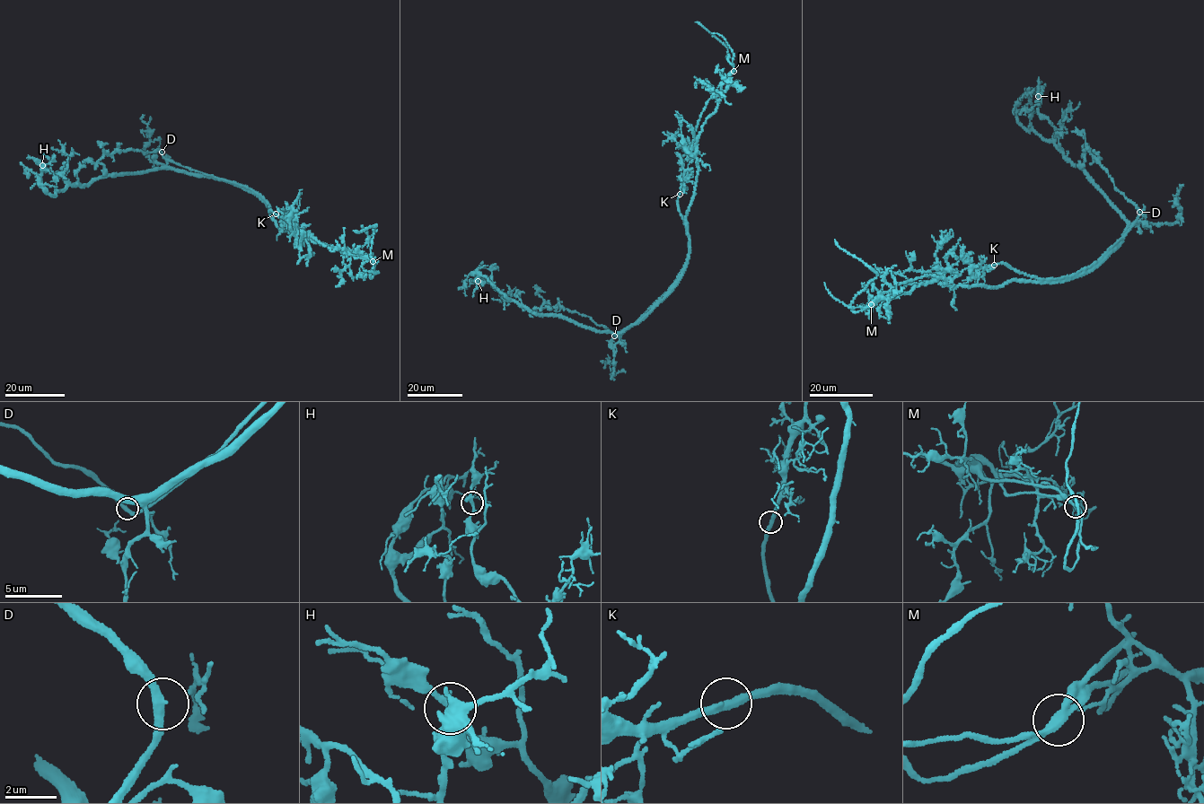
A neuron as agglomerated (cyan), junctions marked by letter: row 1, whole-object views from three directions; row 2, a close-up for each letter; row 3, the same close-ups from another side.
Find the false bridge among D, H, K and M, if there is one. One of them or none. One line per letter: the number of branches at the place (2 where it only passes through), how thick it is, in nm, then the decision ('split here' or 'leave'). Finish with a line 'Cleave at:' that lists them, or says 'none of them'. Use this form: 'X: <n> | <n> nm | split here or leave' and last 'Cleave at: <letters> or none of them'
D: 2 | 320 nm | leave
H: 2 | 300 nm | leave
K: 2 | 320 nm | leave
M: 2 | 320 nm | split here
Cleave at: M

